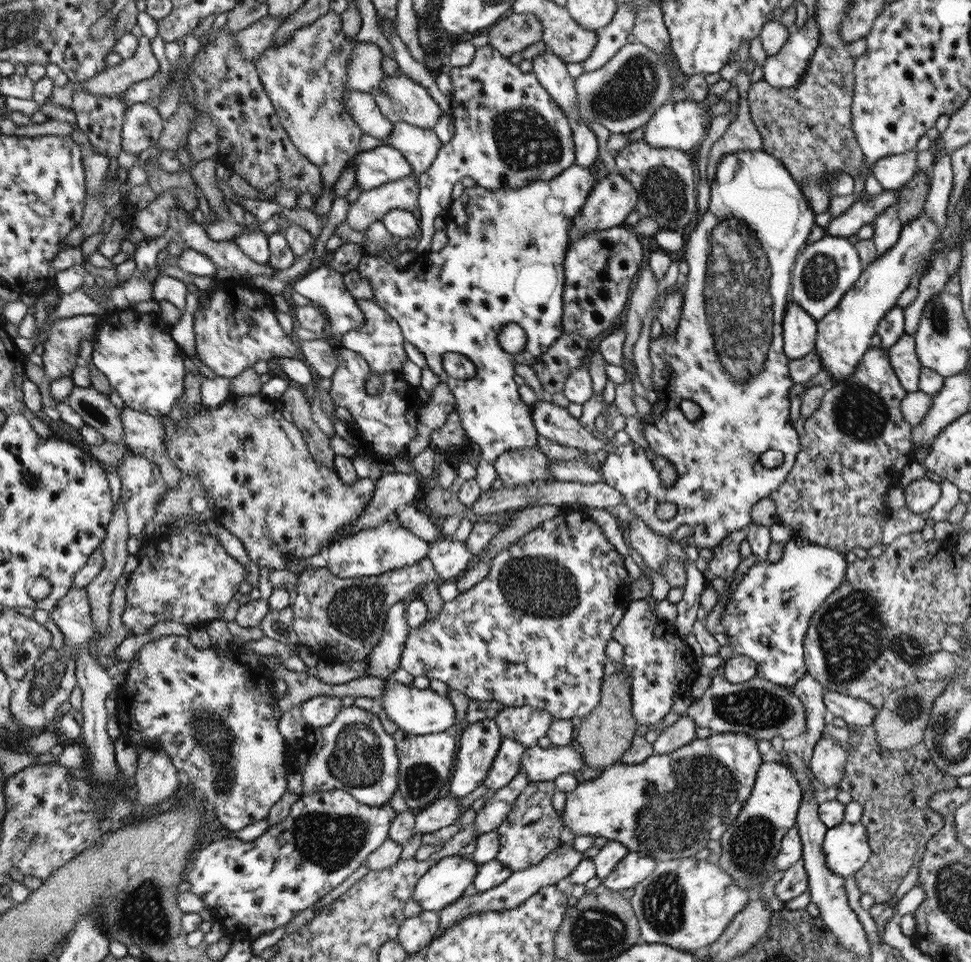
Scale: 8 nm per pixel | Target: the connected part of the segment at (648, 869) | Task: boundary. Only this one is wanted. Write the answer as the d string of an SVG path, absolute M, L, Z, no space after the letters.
M629 851L612 869L612 873L603 878L602 887L612 891L635 888L654 872L656 863L656 860L650 856L642 856L640 852Z

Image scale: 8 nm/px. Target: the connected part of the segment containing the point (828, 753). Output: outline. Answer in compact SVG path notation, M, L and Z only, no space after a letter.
M822 736L814 746L809 766L818 782L832 787L843 780L847 760L847 750L842 744Z

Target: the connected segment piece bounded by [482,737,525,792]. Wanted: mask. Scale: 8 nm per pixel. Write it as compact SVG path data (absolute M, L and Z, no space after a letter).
M503 737L494 763L482 781L484 788L497 791L504 788L519 773L525 746L512 738Z

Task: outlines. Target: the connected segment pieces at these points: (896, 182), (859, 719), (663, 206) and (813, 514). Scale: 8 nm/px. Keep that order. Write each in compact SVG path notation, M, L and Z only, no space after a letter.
M916 150L884 156L874 163L871 173L884 189L900 189L916 174Z
M826 691L824 705L829 717L845 720L852 727L863 727L874 724L874 718L879 710L867 700L848 696L839 692Z
M644 140L631 142L615 154L616 166L637 193L636 212L652 218L663 230L687 232L700 220L697 204L696 163L686 151L654 148Z
M870 347L852 376L836 381L822 397L820 407L804 423L804 436L800 438L800 452L786 481L770 494L776 505L776 519L792 528L794 536L813 544L836 549L843 555L853 548L873 548L881 543L882 522L892 509L886 504L886 492L899 480L904 467L914 460L911 425L901 414L901 401L907 396L898 376L890 364L888 349Z

